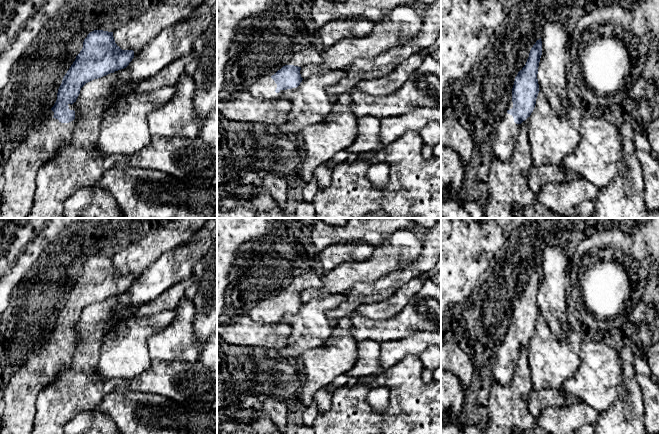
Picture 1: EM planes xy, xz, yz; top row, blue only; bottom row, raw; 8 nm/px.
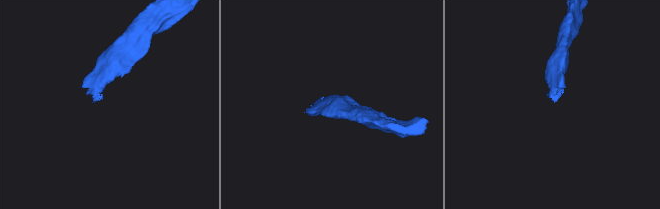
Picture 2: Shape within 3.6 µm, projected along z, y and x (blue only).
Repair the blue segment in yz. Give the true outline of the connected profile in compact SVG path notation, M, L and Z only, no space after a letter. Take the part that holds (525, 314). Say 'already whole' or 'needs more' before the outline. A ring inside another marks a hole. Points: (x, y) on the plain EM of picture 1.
needs more; M541 262L530 274L525 290L515 301L512 312L512 323L501 338L500 347L493 366L494 379L500 385L506 385L517 367L520 348L530 341L539 317L537 303L538 291L542 279Z

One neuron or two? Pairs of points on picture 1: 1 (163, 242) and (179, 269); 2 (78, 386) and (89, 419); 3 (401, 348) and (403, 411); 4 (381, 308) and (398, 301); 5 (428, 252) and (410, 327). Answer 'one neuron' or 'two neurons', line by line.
1: two neurons
2: two neurons
3: two neurons
4: one neuron
5: two neurons

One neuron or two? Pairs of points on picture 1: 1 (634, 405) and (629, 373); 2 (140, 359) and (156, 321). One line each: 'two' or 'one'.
1: one
2: one

